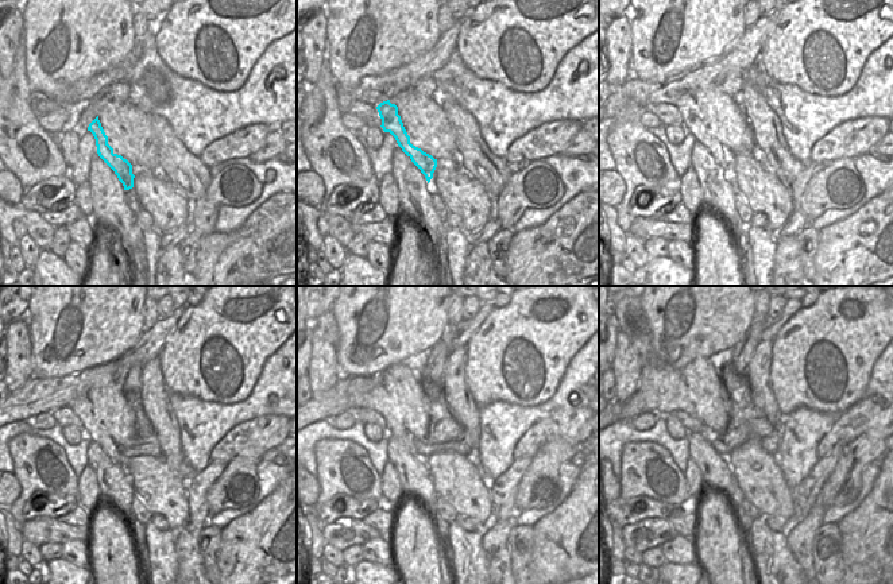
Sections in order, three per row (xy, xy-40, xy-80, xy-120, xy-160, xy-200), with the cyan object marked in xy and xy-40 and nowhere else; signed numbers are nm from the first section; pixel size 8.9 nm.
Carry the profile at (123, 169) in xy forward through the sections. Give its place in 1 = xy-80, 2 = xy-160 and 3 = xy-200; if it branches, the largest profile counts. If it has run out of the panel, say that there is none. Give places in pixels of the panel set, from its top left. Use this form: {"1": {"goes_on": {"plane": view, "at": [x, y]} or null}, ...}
{"1": {"goes_on": {"plane": "xy-80", "at": [694, 123]}}, "2": {"goes_on": {"plane": "xy-160", "at": [363, 391]}}, "3": {"goes_on": {"plane": "xy-200", "at": [661, 390]}}}

